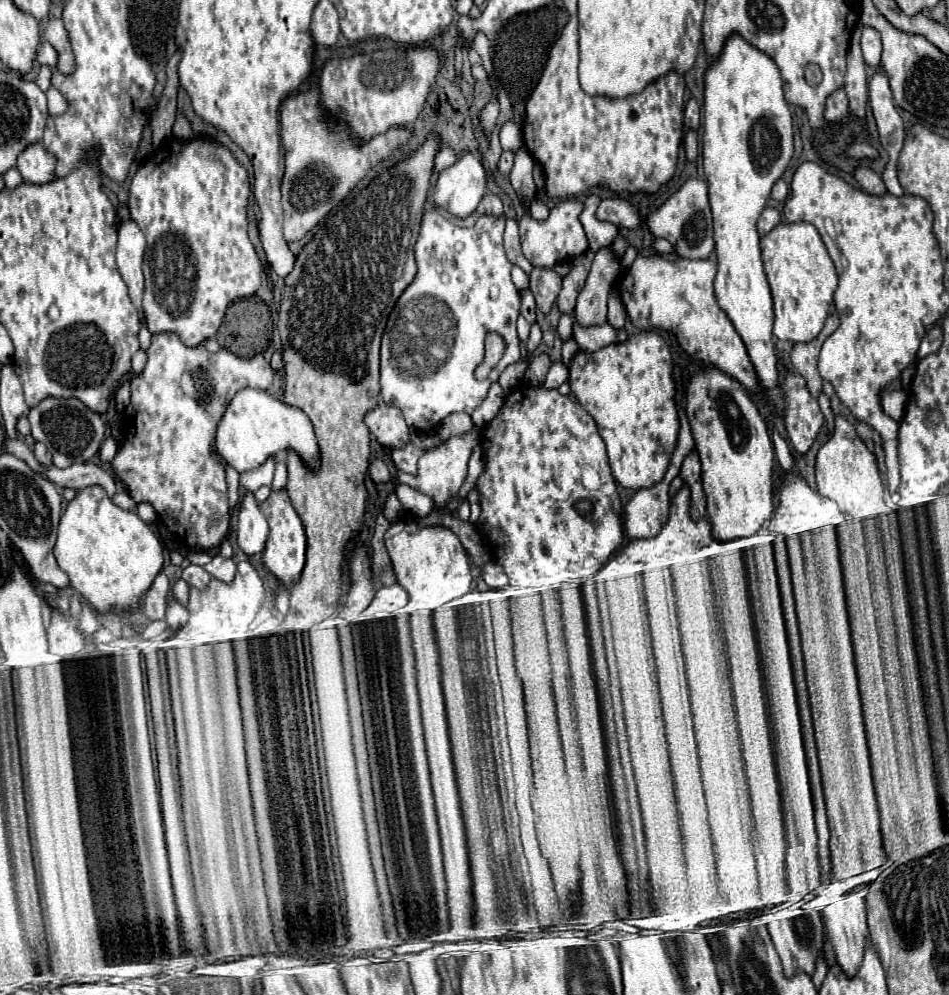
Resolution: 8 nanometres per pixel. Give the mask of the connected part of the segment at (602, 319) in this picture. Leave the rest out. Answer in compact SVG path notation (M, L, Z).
M603 247L603 251L597 251L587 283L581 289L575 307L575 319L579 325L591 327L607 323L607 295L619 271L621 259L613 253L611 247Z

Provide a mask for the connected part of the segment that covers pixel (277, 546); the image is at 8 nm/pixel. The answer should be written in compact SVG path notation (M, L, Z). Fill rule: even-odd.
M271 491L271 495L259 505L263 515L267 517L269 525L271 525L271 533L267 539L267 547L263 551L263 561L269 567L269 571L283 581L285 587L291 587L293 583L299 581L299 575L303 571L305 565L305 529L303 523L297 515L297 511L293 509L287 491Z

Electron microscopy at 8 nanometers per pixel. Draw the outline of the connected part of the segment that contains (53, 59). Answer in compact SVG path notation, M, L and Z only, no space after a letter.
M41 43L39 51L37 51L37 61L39 61L41 65L57 65L59 55L57 55L57 51L53 49L51 43Z

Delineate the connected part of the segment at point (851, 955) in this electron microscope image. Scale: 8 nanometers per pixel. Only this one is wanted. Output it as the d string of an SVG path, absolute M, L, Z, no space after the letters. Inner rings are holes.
M867 887L843 895L839 901L831 903L823 909L823 923L827 929L827 937L835 949L837 963L845 971L845 975L855 975L859 969L859 963L863 961L863 951L869 941L869 929L867 929L867 909L865 909L865 895ZM837 945L837 947L835 947Z

